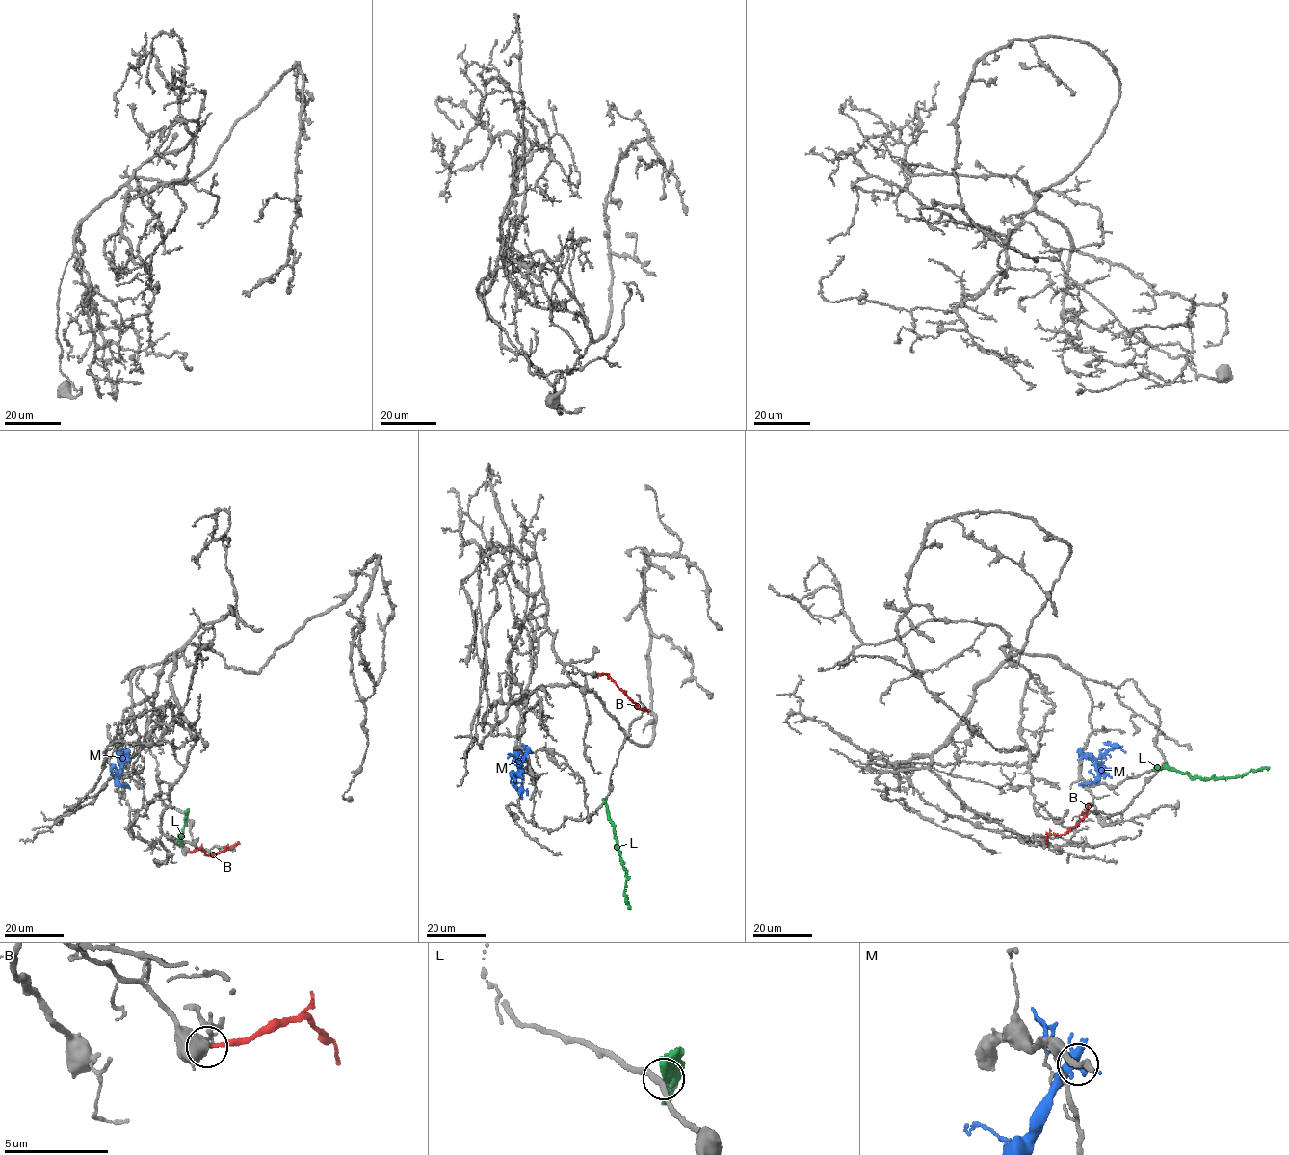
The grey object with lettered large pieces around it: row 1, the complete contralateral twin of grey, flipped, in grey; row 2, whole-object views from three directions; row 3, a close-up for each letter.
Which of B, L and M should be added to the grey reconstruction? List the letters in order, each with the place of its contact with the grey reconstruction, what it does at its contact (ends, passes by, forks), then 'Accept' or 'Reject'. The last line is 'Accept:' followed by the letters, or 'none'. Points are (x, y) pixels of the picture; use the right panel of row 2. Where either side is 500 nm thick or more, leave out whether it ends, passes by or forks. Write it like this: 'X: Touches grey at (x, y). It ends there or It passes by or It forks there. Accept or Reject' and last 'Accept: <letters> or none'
B: Touches grey at (1046, 844). It ends there. Reject
L: Touches grey at (1157, 770). Reject
M: Touches grey at (1088, 782). It forks there. Reject
Accept: none

